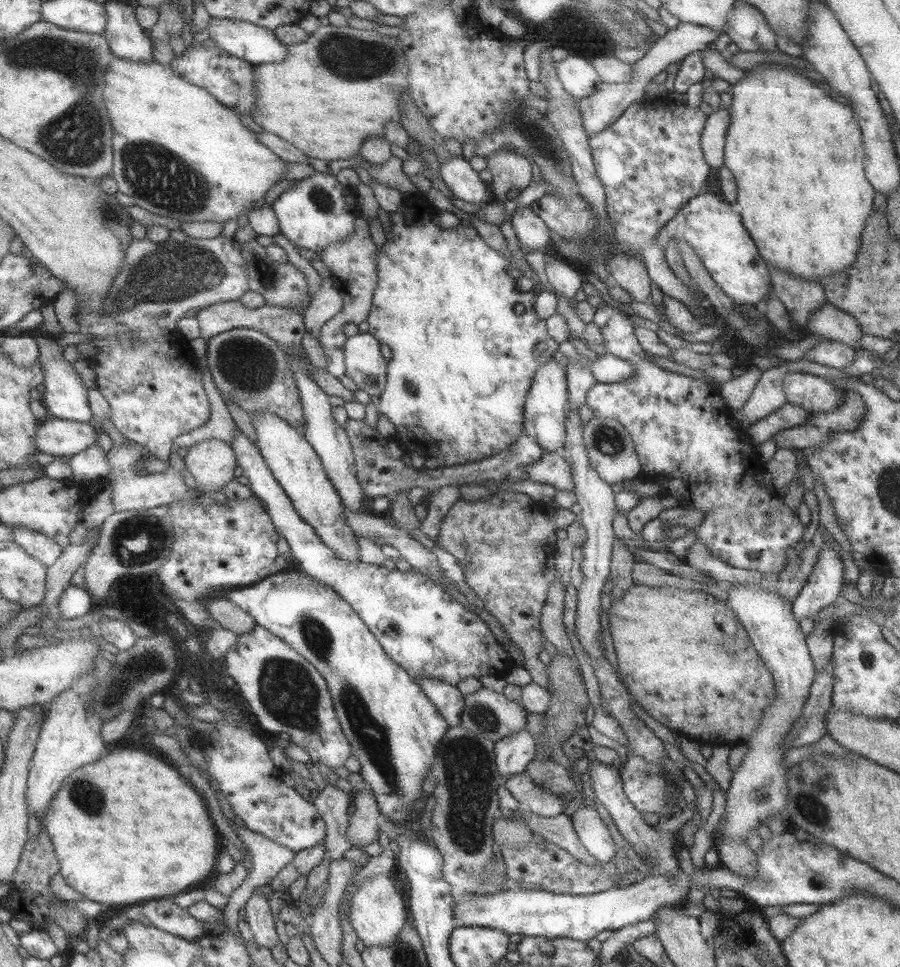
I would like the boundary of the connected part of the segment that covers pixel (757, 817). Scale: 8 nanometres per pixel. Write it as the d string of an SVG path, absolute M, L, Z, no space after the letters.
M731 584L725 602L733 609L738 623L746 630L752 645L758 652L765 668L772 676L774 684L773 698L768 707L762 710L760 723L746 738L747 751L737 770L732 772L731 784L725 790L725 818L712 834L712 843L724 838L747 843L749 831L783 814L783 820L789 822L784 814L787 805L787 784L790 782L793 765L784 763L784 740L801 716L805 699L808 697L815 669L798 621L793 618L791 601L776 592L765 591L757 585Z

